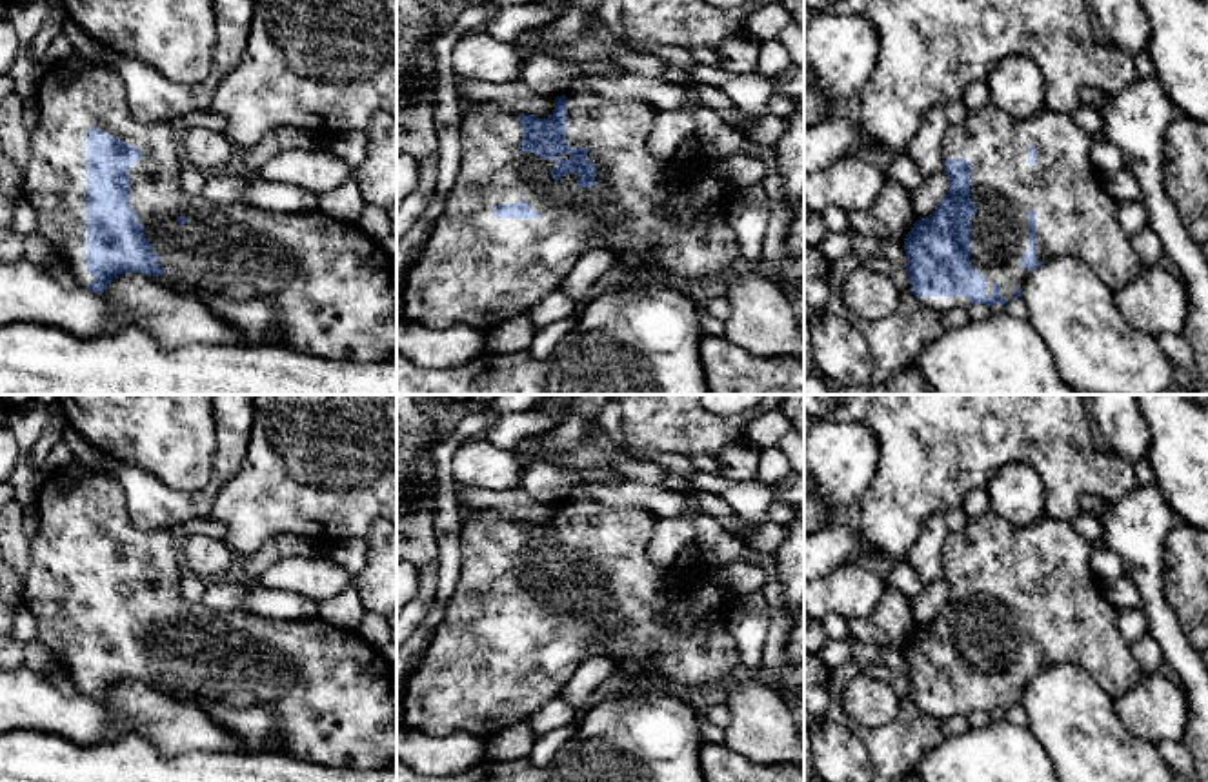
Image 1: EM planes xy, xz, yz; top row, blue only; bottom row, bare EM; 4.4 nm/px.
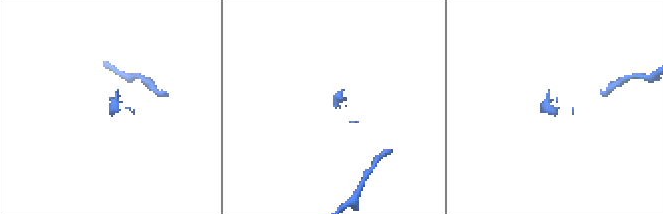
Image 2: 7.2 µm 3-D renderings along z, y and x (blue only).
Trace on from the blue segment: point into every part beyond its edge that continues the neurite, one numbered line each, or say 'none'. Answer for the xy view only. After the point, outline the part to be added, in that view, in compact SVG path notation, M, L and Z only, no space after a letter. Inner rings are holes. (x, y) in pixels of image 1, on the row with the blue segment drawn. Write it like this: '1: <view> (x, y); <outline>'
1: xy (321, 286); M78 55L47 65L35 102L38 122L31 131L22 189L36 213L38 233L53 244L80 287L95 280L87 273L87 131L93 124L144 153L131 165L131 209L166 269L149 278L204 304L251 346L280 342L306 355L353 364L397 355L397 269L382 244L357 224L335 220L320 209L273 213L246 202L220 206L202 195L189 196L180 185L184 167L176 125L138 122L113 65L93 64Z

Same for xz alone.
1: xz (475, 270); M573 91L568 98L568 144L586 147L588 160L595 164L595 185L579 187L577 175L562 175L553 180L549 169L555 160L540 160L537 153L524 153L518 142L524 133L518 127L518 115L504 111L493 104L469 105L460 100L460 165L455 185L446 200L444 211L437 220L428 242L415 262L404 271L400 287L402 318L429 329L448 329L469 326L489 331L506 320L528 311L544 296L559 291L562 280L588 251L604 246L615 260L628 269L649 267L666 269L686 280L720 280L724 282L740 264L740 249L728 213L706 222L684 222L673 215L673 200L691 184L702 178L708 158L695 165L686 165L675 156L657 158L649 153L648 140L659 111L640 100L613 100L593 91ZM526 202L539 218L497 218L497 204Z

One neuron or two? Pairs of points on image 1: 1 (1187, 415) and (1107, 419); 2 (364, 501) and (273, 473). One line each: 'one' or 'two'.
1: two
2: one

